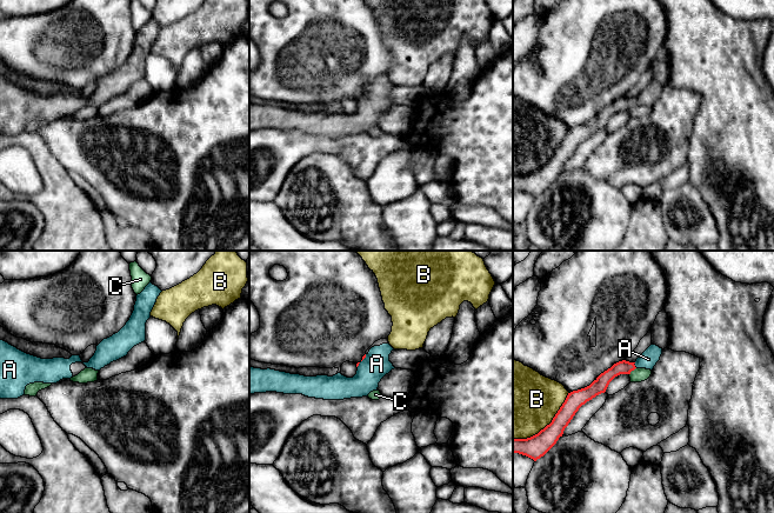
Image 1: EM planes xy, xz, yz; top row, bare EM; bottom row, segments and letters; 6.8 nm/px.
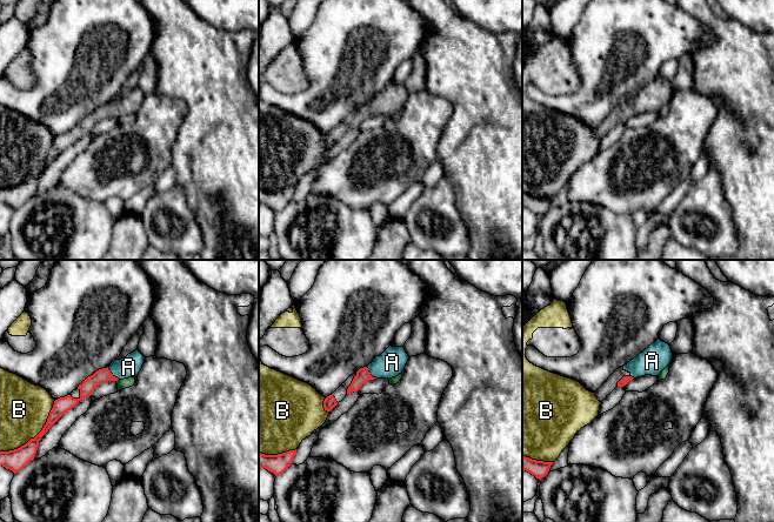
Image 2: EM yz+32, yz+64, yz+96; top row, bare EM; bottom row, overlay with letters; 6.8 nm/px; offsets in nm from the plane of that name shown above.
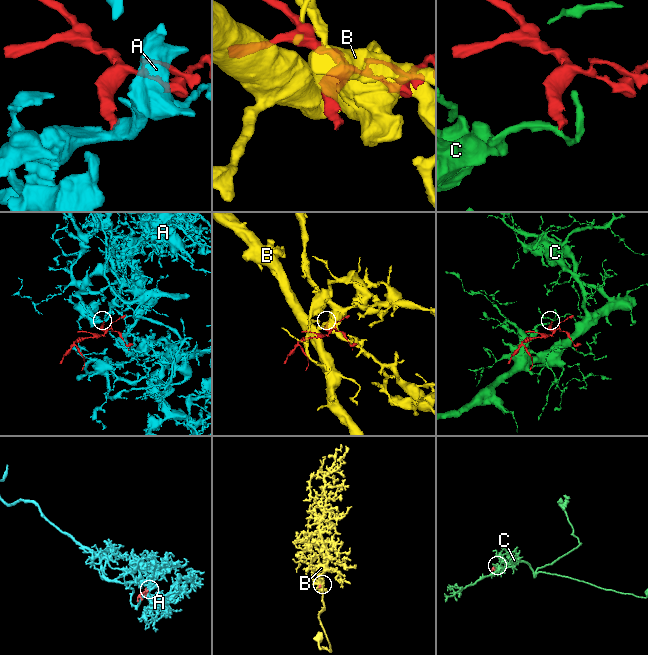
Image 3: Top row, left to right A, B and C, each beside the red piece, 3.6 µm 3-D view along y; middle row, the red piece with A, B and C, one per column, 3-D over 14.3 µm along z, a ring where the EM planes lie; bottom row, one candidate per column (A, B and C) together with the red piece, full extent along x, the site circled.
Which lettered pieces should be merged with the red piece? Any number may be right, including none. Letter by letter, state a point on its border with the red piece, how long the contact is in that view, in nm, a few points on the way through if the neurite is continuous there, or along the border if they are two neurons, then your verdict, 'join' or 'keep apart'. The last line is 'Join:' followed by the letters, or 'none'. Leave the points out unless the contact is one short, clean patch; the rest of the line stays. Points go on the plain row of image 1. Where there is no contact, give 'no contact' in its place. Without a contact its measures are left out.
A: contact yz (634, 101); length 40 nm; way yz (622, 104), (634, 101), (648, 95); join
B: contact yz (547, 161); length 500 nm; keep apart
C: contact yz (632, 106); length 70 nm; border yz (635, 104), (629, 111); keep apart
Join: A

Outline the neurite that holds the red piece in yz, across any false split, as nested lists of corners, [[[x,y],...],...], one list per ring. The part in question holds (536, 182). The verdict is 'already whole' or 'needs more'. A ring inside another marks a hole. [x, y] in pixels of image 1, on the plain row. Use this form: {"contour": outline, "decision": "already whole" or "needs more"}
{"contour": [[[652,80],[635,99],[619,98],[601,109],[589,122],[568,129],[565,139],[549,161],[531,174],[513,175],[513,189],[526,192],[536,198],[562,173],[565,165],[582,141],[596,132],[605,129],[609,119],[620,111],[630,111],[635,105],[652,107],[660,96],[661,91],[662,85]]], "decision": "needs more"}

